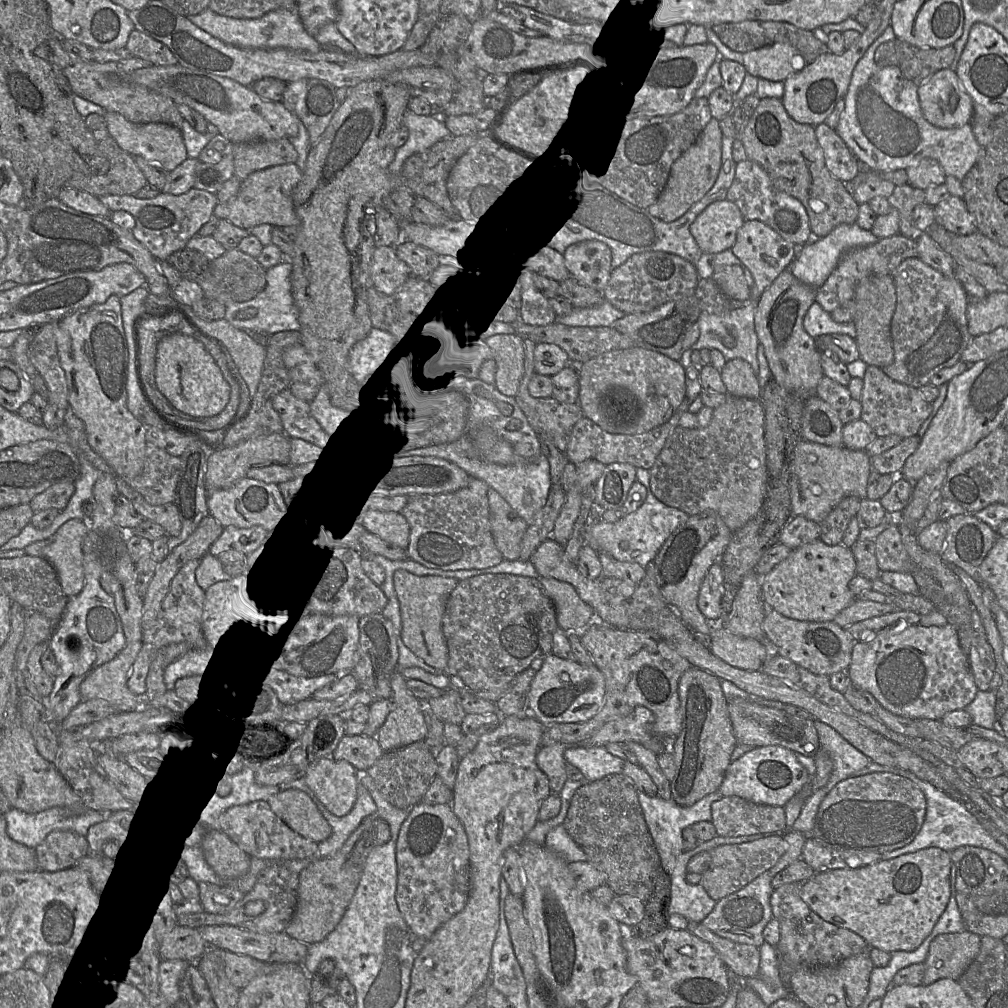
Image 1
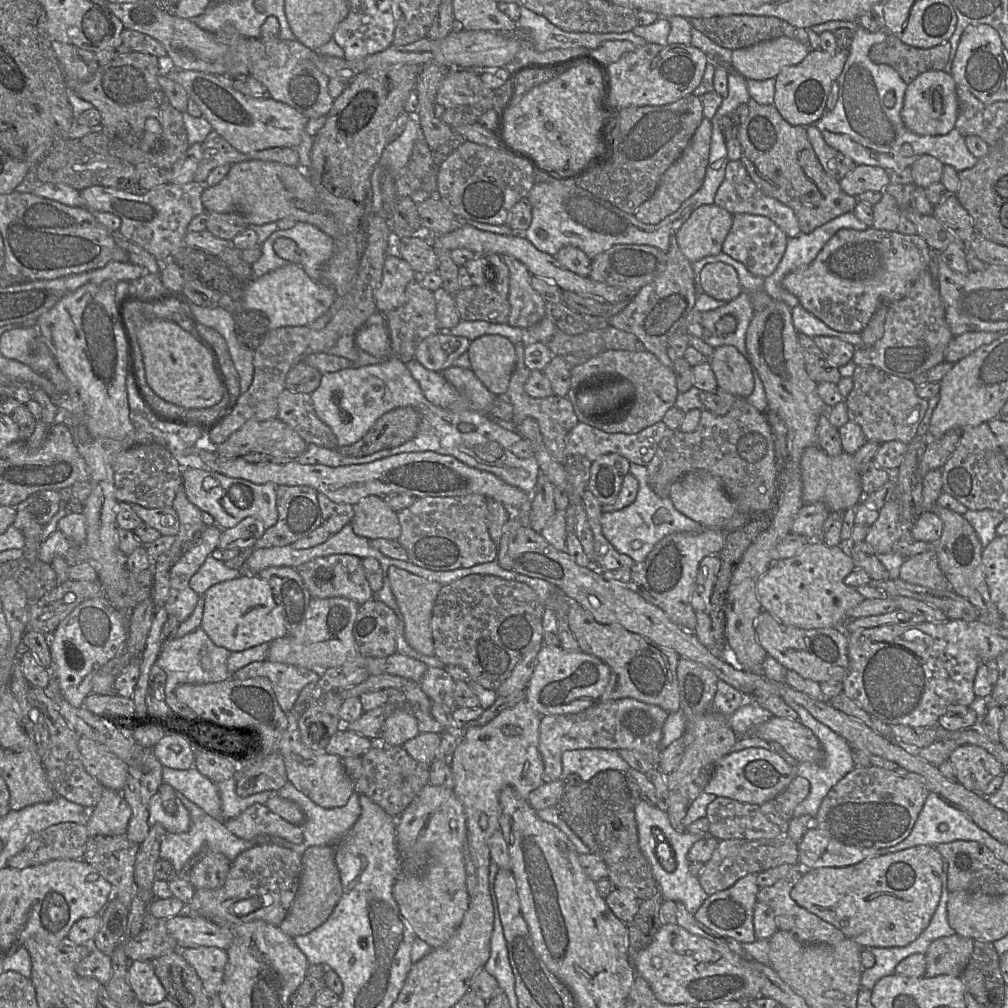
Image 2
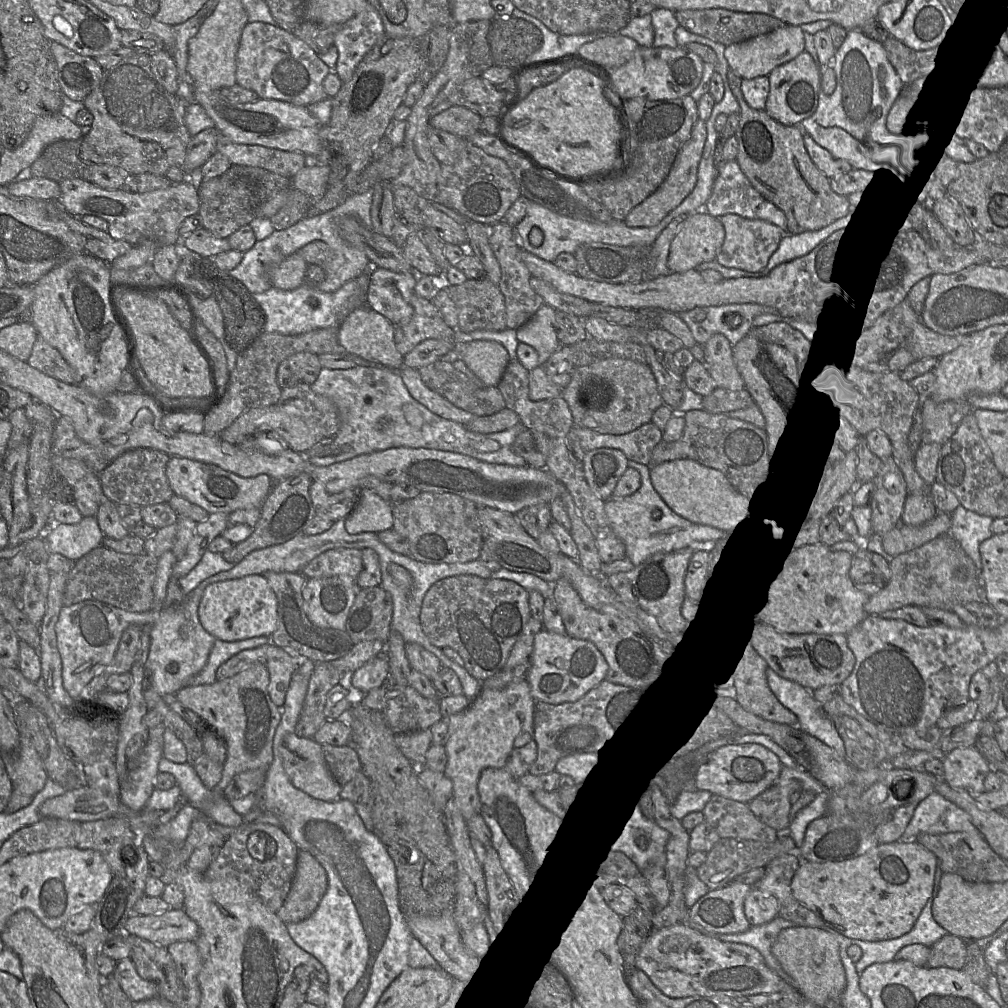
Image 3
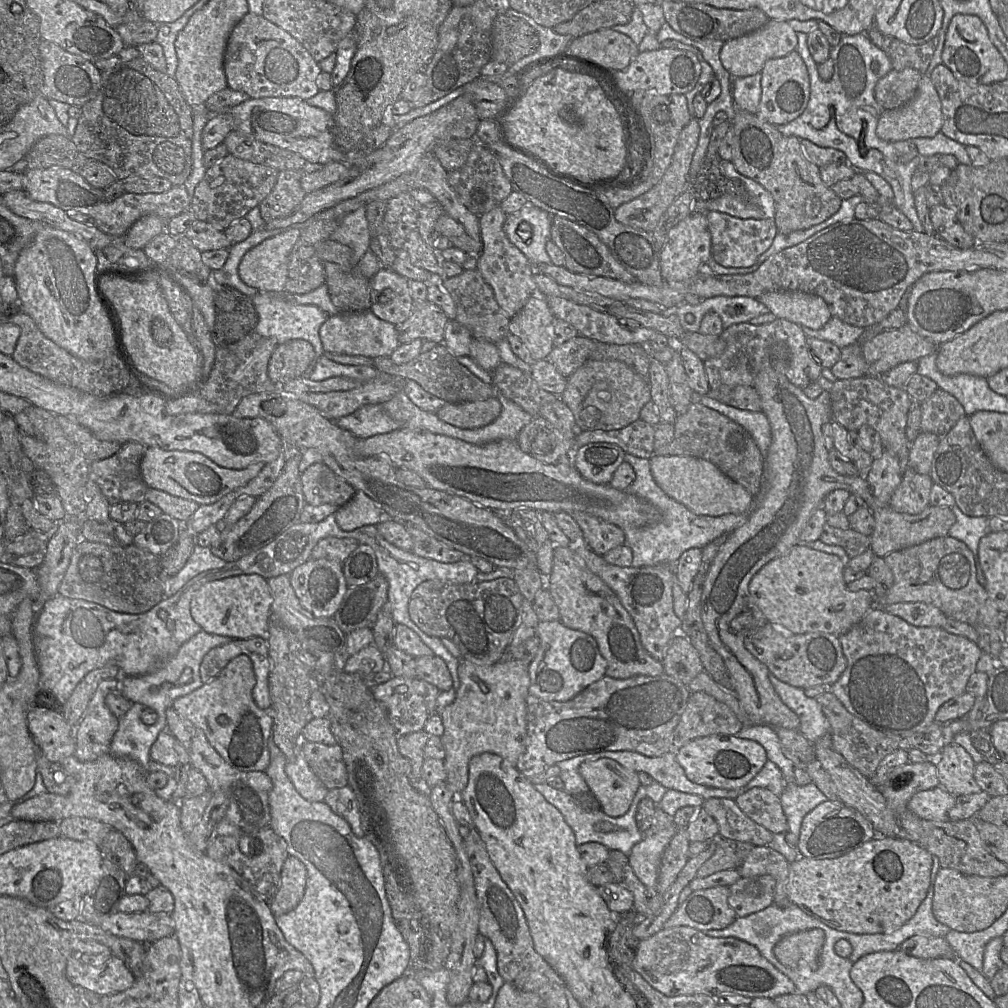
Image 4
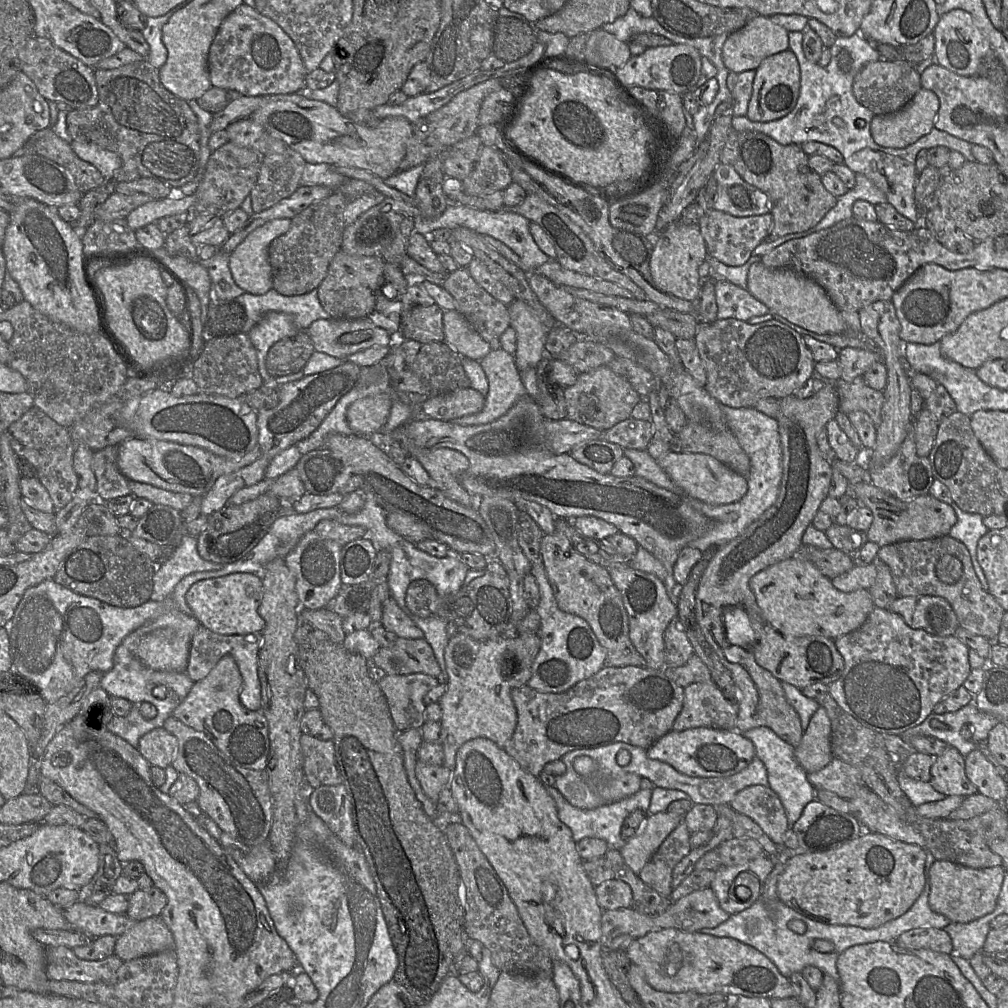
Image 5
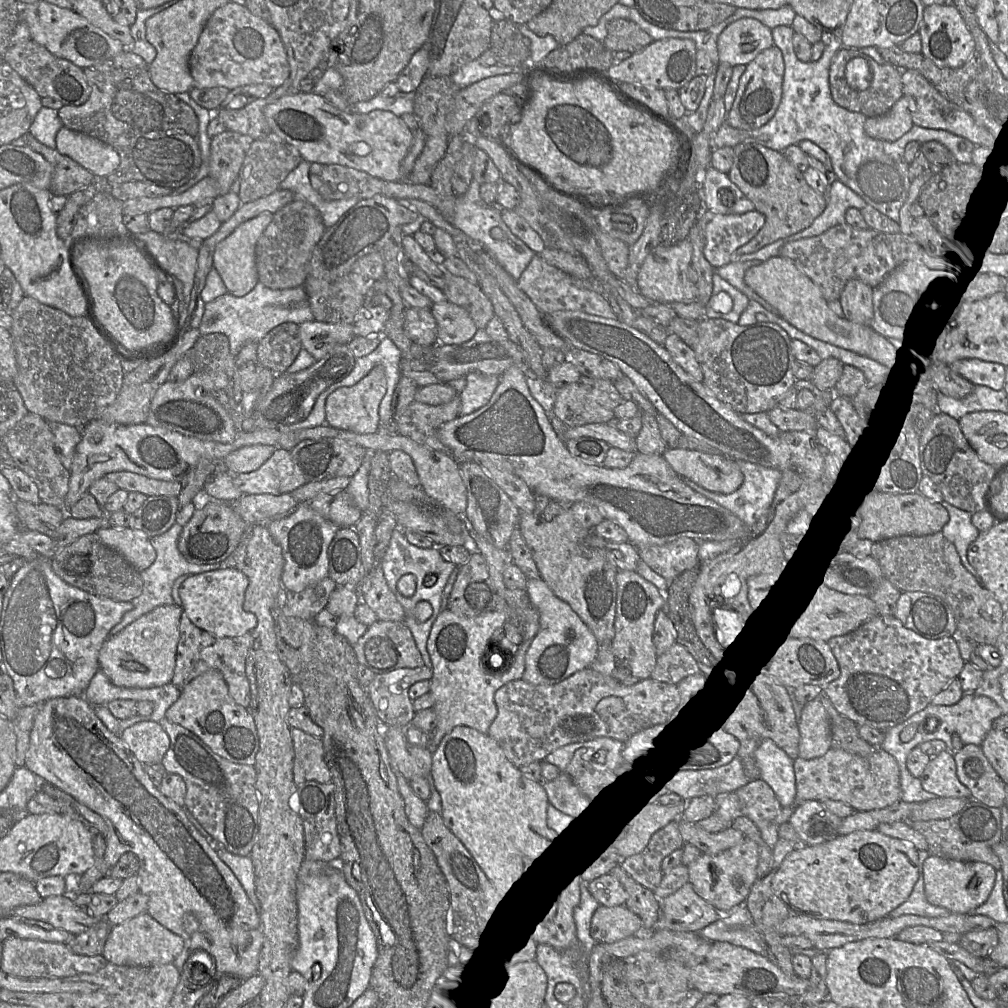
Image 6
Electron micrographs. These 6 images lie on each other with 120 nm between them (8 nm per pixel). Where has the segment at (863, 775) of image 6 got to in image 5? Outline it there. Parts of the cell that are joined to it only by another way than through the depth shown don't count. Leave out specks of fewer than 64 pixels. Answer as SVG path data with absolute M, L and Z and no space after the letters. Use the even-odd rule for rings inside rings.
M836 757L824 768L807 773L807 779L816 790L828 790L846 800L855 797L866 786L857 768Z

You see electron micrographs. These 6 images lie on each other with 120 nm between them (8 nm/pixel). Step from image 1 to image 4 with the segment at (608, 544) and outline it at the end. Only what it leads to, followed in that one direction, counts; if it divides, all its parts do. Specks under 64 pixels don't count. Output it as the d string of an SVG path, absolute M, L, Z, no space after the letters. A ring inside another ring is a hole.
M626 453L625 461L634 469L636 477L628 491L648 501L659 512L656 522L642 527L624 528L625 544L633 553L632 566L675 565L680 556L691 548L703 549L707 544L721 536L729 534L741 526L748 519L750 512L743 514L724 514L721 516L697 515L683 504L670 498L655 482L651 469L650 459L639 458Z

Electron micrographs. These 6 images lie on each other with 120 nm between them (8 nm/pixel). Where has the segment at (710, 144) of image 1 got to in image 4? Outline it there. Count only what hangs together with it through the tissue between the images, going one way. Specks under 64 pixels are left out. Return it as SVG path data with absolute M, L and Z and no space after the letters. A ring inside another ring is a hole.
M692 118L690 123L681 131L672 157L672 162L660 182L646 193L615 209L614 215L619 223L625 226L652 232L668 207L689 187L691 163L700 136L700 125L698 120L699 119Z

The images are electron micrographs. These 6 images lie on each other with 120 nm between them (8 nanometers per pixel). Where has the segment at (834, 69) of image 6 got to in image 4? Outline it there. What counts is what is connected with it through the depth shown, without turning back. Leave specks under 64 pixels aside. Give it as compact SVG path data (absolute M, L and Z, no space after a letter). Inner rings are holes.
M912 68L892 69L881 77L874 88L874 96L883 110L899 108L910 102L923 74Z

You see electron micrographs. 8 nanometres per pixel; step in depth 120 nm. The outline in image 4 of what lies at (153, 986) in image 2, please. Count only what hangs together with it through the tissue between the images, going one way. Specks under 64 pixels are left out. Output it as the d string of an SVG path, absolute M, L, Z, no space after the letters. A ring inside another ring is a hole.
M72 955L65 972L73 985L96 995L123 992L132 987L135 981L125 962L116 956L100 967L93 967L82 962L77 955Z

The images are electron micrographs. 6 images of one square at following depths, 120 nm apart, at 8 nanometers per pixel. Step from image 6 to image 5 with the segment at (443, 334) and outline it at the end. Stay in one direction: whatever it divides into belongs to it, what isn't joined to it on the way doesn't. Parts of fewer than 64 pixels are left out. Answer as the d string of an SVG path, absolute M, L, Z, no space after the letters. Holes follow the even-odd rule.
M446 310L443 314L444 341L457 351L461 357L481 361L492 350L457 310Z

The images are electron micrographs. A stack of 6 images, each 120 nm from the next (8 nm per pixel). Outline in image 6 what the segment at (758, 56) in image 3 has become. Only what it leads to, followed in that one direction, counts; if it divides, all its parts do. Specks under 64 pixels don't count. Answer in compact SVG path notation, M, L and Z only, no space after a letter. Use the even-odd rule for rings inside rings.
M741 18L728 25L717 40L719 63L728 64L732 67L748 65L758 54L774 45L772 29L752 18Z

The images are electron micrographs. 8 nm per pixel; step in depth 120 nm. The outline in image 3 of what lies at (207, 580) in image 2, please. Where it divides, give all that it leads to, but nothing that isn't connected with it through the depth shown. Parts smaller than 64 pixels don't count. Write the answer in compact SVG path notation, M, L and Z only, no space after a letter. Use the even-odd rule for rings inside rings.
M207 550L200 562L184 577L178 580L185 595L194 590L202 581L222 571L232 569L234 564L227 562L221 554Z

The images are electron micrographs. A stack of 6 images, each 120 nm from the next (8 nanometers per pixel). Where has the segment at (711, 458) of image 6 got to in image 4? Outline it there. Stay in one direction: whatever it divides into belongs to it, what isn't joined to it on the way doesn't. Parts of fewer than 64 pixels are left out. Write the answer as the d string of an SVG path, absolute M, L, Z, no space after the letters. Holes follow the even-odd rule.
M653 455L652 476L662 491L697 515L743 514L754 508L754 497L739 483L727 477L713 463L691 456Z

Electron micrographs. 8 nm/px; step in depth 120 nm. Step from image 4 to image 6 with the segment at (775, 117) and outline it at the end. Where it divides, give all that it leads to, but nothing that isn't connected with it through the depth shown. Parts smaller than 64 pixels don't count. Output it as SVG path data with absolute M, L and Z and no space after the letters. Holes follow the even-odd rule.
M772 46L765 49L746 65L742 74L726 123L733 128L754 130L764 126L775 115L782 99L782 85L785 65L781 50Z

